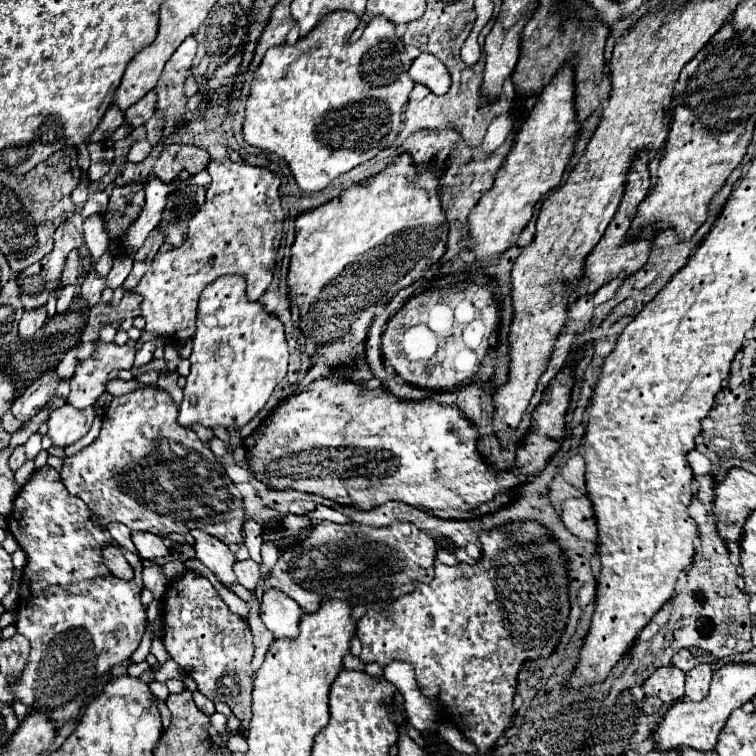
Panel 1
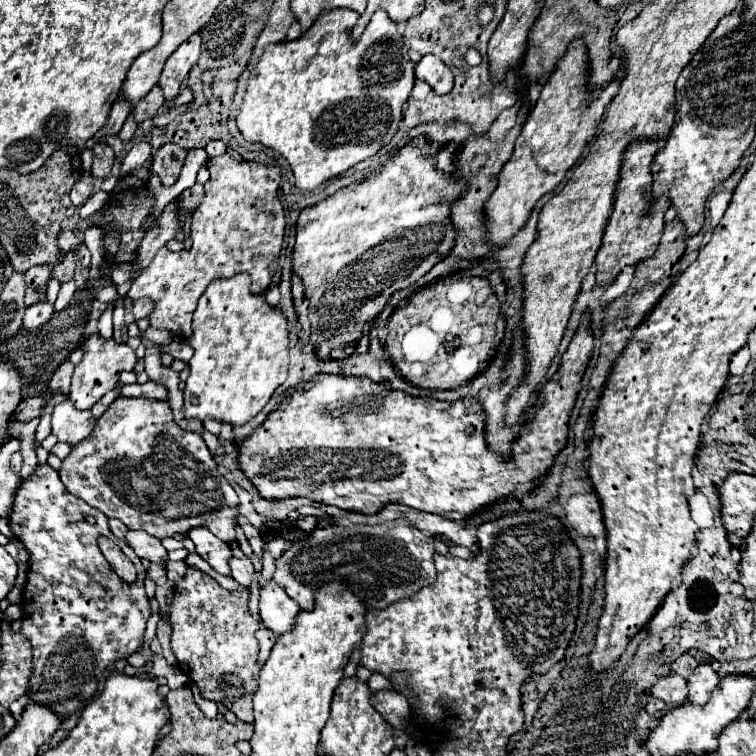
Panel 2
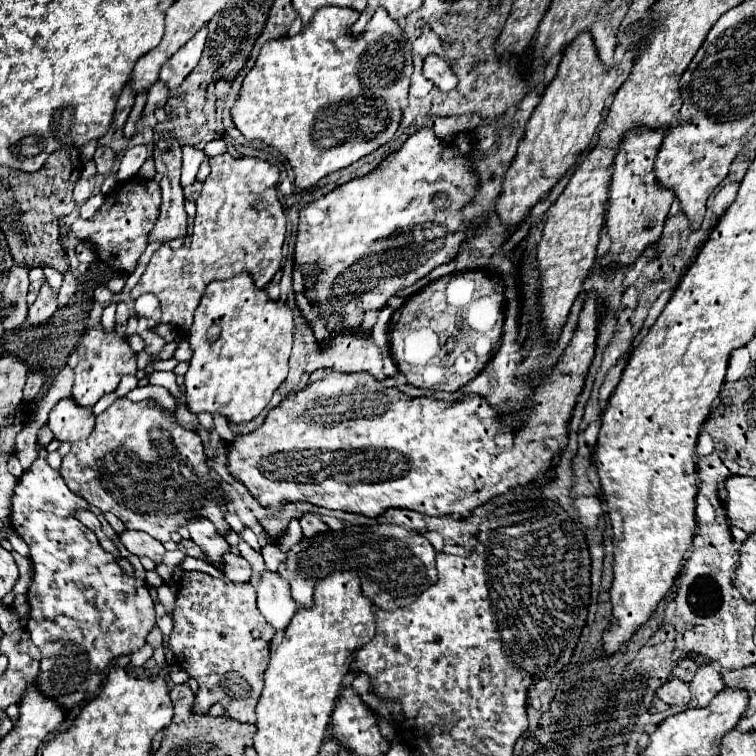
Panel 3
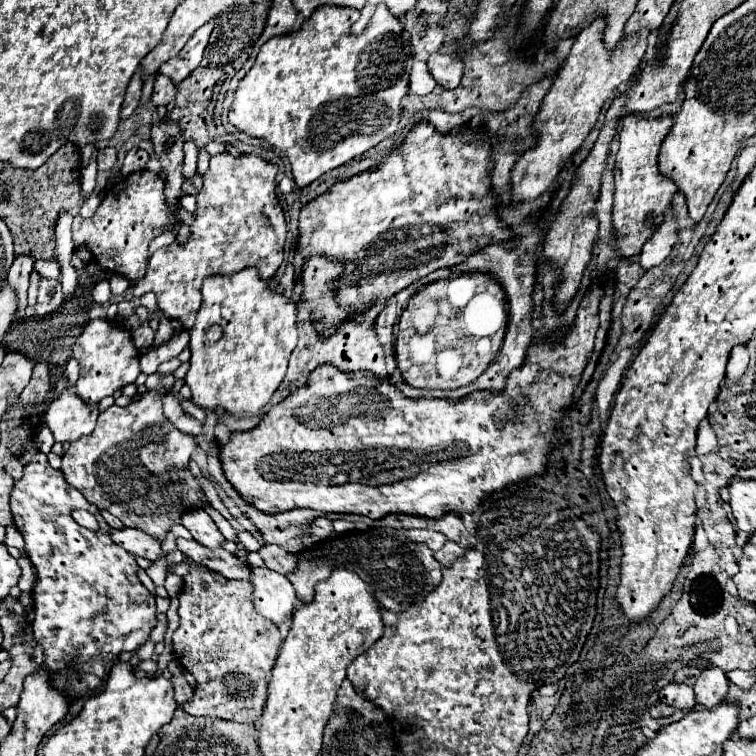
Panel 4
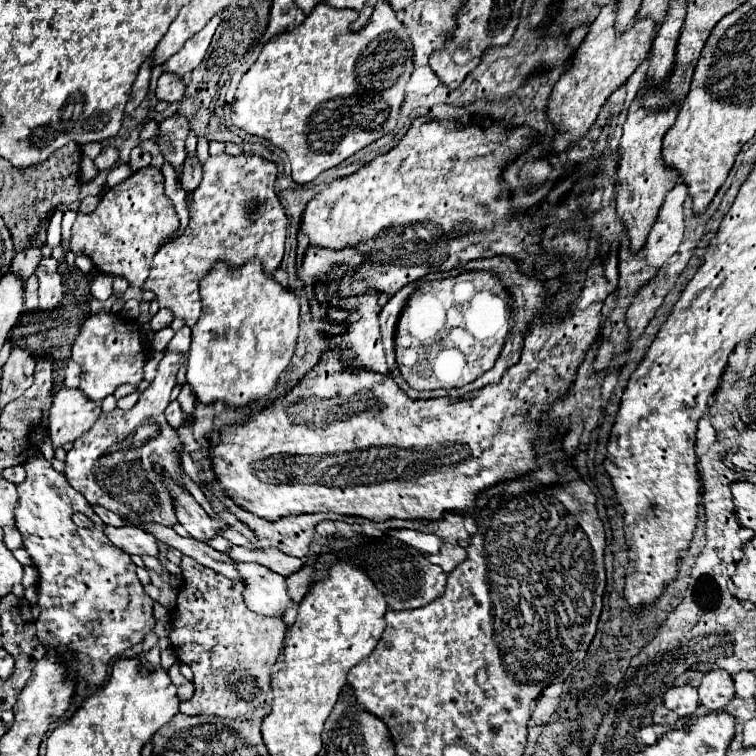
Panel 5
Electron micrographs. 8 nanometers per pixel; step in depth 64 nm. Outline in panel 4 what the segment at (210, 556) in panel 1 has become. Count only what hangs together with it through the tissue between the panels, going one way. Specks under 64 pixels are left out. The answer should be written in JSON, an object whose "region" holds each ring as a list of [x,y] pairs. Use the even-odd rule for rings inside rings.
{"region":[[[196,510],[190,514],[182,516],[182,526],[186,526],[192,534],[192,538],[196,542],[200,542],[206,548],[222,548],[224,544],[224,536],[220,534],[218,526],[214,524],[214,520],[204,512],[204,510]]]}

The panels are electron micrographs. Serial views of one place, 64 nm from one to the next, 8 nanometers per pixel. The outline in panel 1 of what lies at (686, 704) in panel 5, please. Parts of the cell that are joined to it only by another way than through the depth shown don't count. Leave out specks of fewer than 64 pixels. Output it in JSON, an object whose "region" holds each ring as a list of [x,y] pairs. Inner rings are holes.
{"region":[[[674,664],[660,666],[642,682],[642,692],[660,698],[664,704],[676,702],[684,696],[684,672]]]}

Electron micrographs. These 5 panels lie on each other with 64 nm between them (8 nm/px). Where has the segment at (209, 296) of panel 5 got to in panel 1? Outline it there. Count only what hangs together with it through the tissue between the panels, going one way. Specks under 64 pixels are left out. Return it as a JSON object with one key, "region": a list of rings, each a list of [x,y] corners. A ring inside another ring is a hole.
{"region":[[[220,276],[204,288],[196,324],[192,366],[178,410],[178,424],[184,428],[202,424],[206,428],[238,430],[264,408],[276,384],[286,376],[288,344],[284,326],[260,302],[246,298],[246,280],[240,276]]]}

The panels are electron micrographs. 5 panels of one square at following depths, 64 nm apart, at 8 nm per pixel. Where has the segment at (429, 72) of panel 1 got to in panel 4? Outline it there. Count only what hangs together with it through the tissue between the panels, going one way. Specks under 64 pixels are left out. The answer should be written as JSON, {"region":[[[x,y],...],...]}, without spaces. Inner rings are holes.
{"region":[[[432,56],[432,60],[428,60],[428,70],[432,74],[432,78],[446,90],[452,90],[460,84],[460,76],[462,76],[462,62],[454,62],[448,64],[446,62],[448,56]]]}

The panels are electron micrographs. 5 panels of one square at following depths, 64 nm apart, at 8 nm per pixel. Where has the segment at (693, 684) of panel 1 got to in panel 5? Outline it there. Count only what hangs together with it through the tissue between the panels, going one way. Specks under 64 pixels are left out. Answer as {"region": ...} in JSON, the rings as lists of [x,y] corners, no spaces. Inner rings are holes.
{"region":[[[710,670],[704,674],[700,686],[698,686],[700,704],[704,704],[708,710],[724,710],[726,704],[734,698],[734,684],[732,676],[724,670]]]}

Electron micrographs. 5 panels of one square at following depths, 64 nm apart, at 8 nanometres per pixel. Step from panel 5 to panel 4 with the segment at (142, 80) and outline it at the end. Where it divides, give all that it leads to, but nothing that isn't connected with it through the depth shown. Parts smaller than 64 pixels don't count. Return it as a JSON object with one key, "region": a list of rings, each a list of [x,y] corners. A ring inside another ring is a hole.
{"region":[[[136,72],[126,88],[126,96],[124,96],[124,102],[122,102],[122,110],[120,110],[120,116],[122,120],[126,120],[138,106],[138,100],[140,100],[140,90],[142,90],[142,76],[140,72]]]}

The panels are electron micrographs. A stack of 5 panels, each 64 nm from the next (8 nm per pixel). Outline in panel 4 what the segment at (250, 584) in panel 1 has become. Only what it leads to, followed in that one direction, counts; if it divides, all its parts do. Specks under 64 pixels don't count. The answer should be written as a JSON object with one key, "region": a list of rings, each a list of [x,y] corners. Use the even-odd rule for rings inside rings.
{"region":[[[178,538],[176,544],[184,556],[192,558],[196,564],[202,564],[202,566],[222,574],[224,578],[250,580],[250,566],[246,564],[246,560],[236,554],[226,552],[224,548],[222,550],[208,550],[206,546],[200,546],[198,542],[184,540],[184,538]]]}

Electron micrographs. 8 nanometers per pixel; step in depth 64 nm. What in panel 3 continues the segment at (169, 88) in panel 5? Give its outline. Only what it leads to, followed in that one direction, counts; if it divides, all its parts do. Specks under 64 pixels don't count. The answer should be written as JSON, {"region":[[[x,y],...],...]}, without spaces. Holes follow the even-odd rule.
{"region":[[[158,80],[154,86],[150,86],[150,90],[148,90],[148,94],[146,94],[146,96],[148,96],[148,100],[146,100],[146,106],[144,106],[142,116],[152,114],[156,108],[164,108],[164,104],[166,104],[166,100],[168,100],[170,92],[168,92],[166,84]]]}

